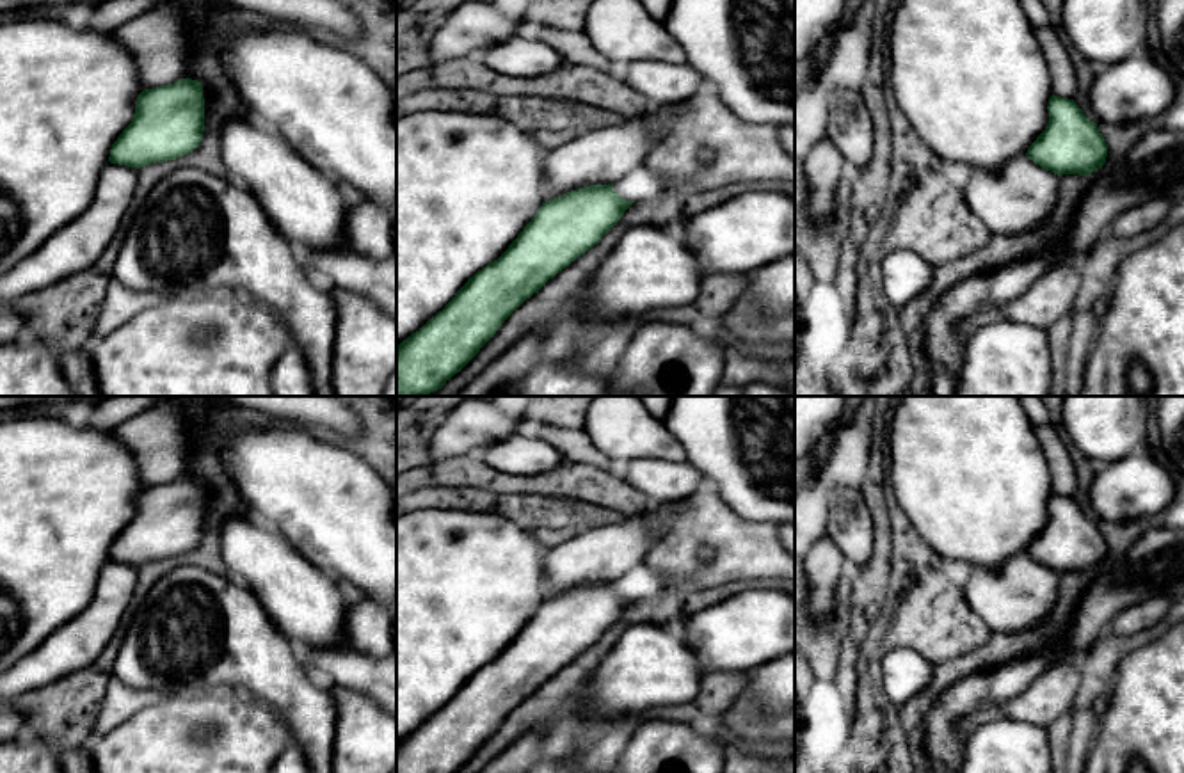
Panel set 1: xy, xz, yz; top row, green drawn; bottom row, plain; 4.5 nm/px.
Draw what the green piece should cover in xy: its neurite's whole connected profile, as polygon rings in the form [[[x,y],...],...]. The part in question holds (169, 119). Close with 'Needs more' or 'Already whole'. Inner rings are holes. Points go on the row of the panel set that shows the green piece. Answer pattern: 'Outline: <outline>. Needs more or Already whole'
Outline: [[[181,78],[144,89],[135,101],[132,123],[112,144],[89,208],[0,277],[0,302],[12,304],[96,265],[123,226],[139,169],[192,153],[203,131],[204,98],[199,80]]]. Needs more

